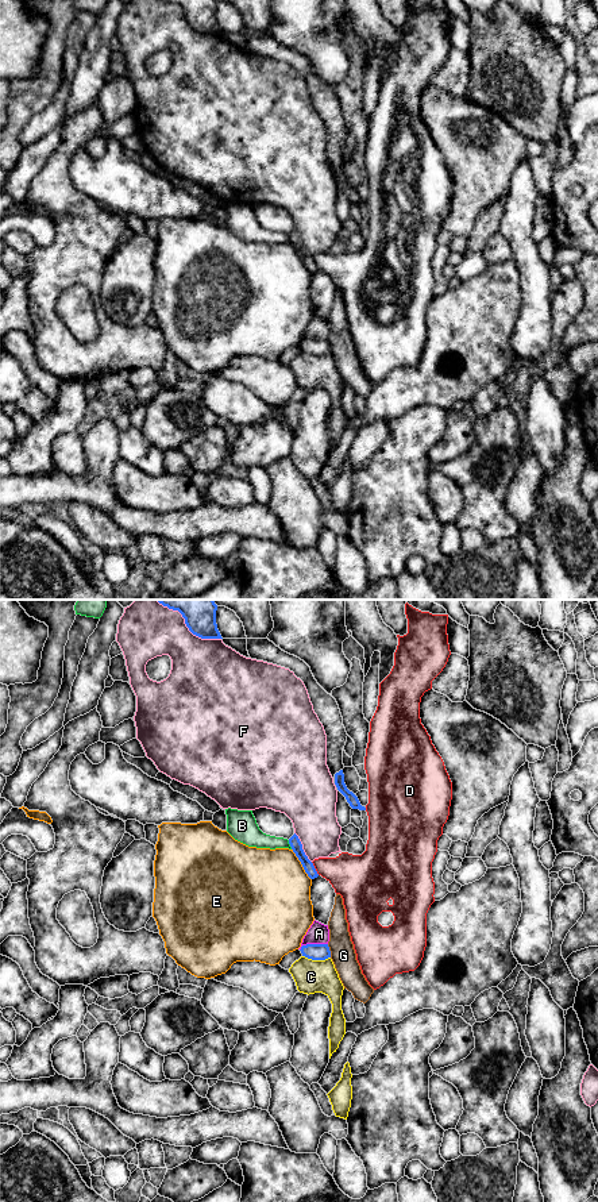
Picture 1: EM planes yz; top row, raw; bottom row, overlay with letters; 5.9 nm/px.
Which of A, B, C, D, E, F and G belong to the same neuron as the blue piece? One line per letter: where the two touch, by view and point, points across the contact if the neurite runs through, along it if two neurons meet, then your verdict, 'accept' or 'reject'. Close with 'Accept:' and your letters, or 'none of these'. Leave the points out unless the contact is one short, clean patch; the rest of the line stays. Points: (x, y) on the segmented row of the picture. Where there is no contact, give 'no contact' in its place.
A: yz (312, 944) | along yz (327, 943), (307, 943), (300, 950) | reject
B: yz (289, 843) | reject
C: yz (316, 959) | reject
D: yz (315, 869) | reject
E: yz (301, 863) | reject
F: yz (186, 625) | reject
G: yz (330, 951) | reject
Accept: none of these

